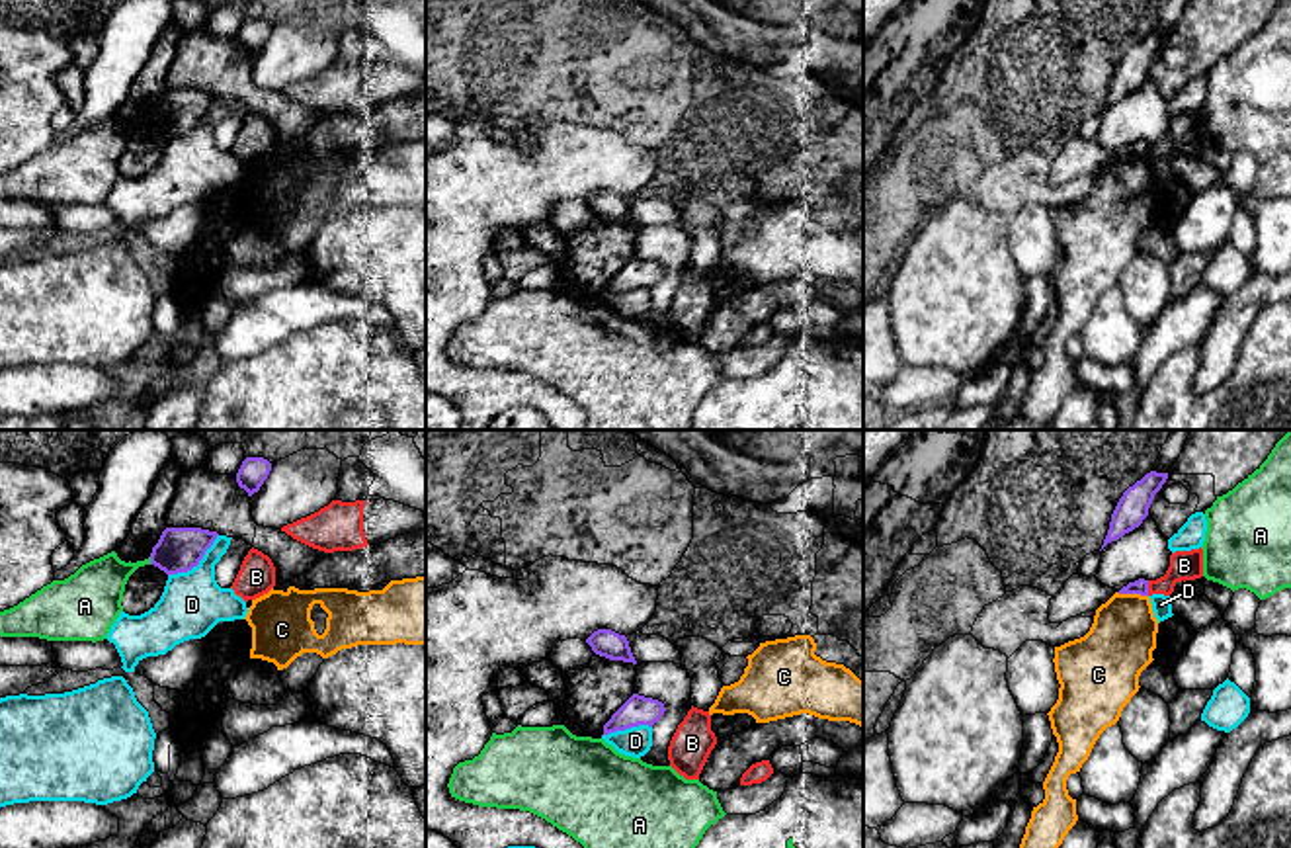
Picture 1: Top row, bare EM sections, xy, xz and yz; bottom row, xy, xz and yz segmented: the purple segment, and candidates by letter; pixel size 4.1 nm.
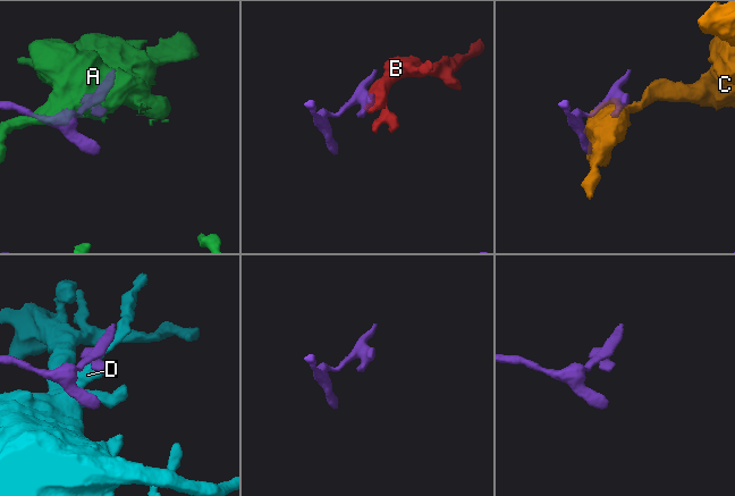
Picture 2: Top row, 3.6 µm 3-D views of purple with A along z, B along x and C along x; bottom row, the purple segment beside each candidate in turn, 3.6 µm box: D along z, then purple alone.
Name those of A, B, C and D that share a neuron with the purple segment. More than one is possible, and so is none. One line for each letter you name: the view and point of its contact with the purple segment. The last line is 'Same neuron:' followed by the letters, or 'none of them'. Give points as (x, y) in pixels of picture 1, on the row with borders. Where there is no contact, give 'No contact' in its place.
Same neuron: none of them

